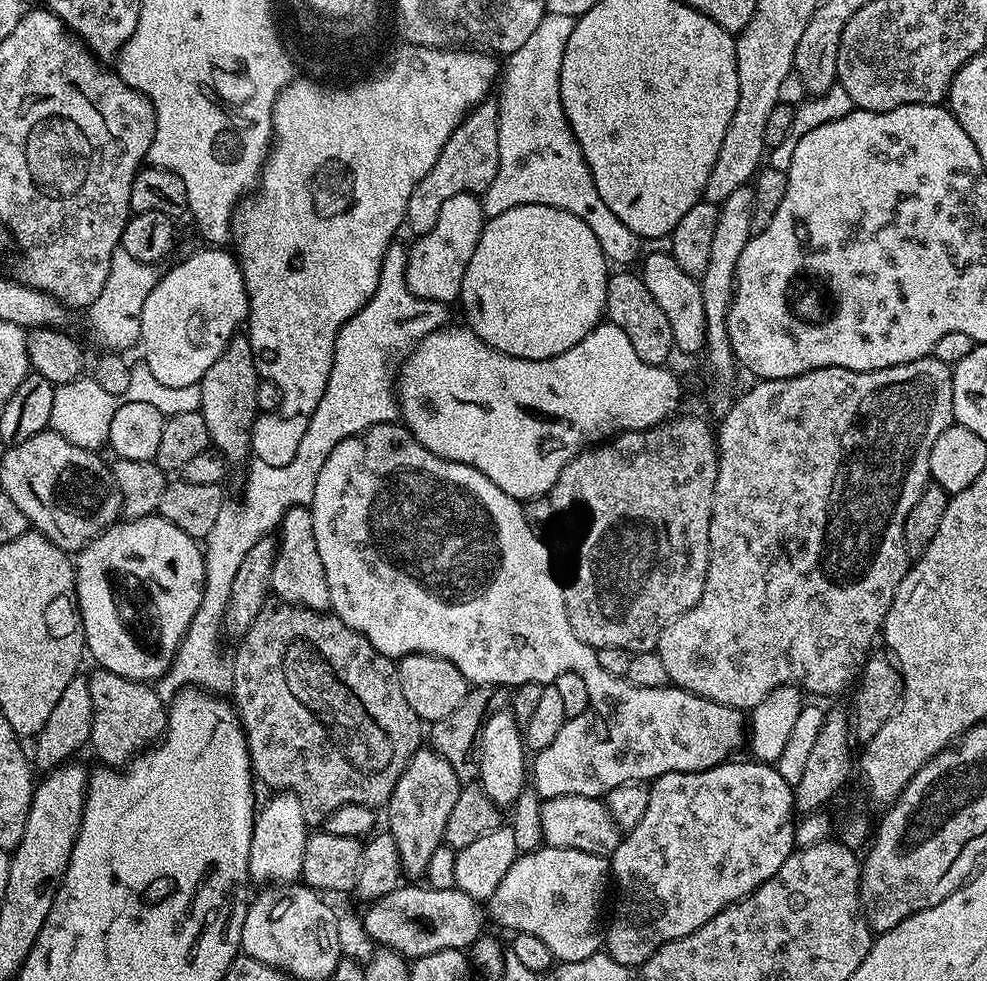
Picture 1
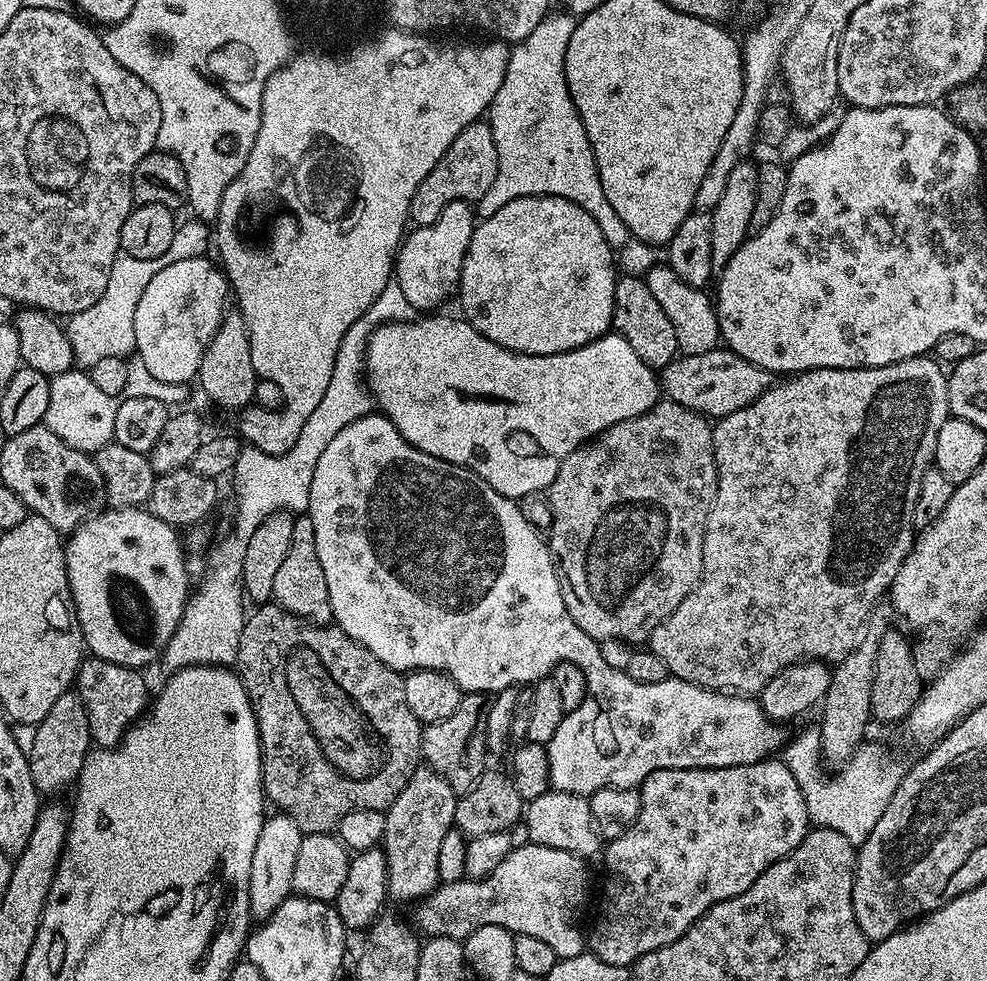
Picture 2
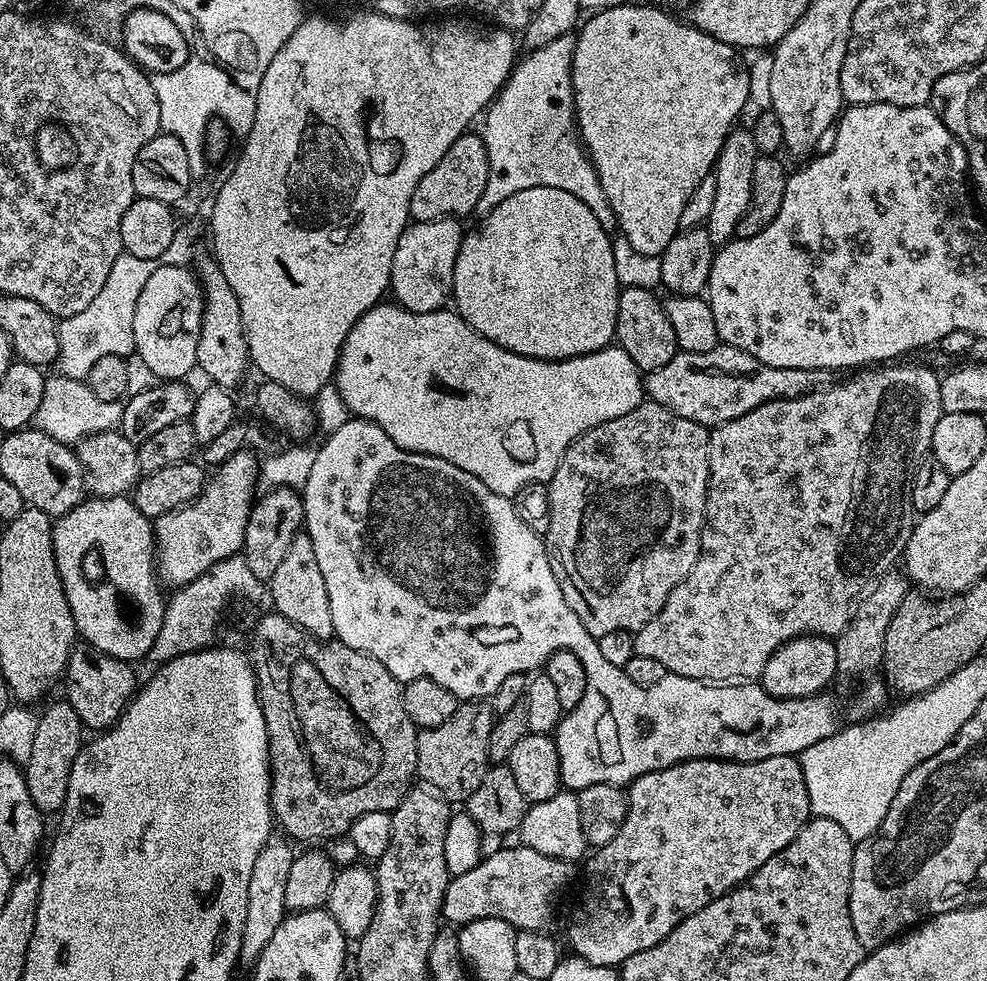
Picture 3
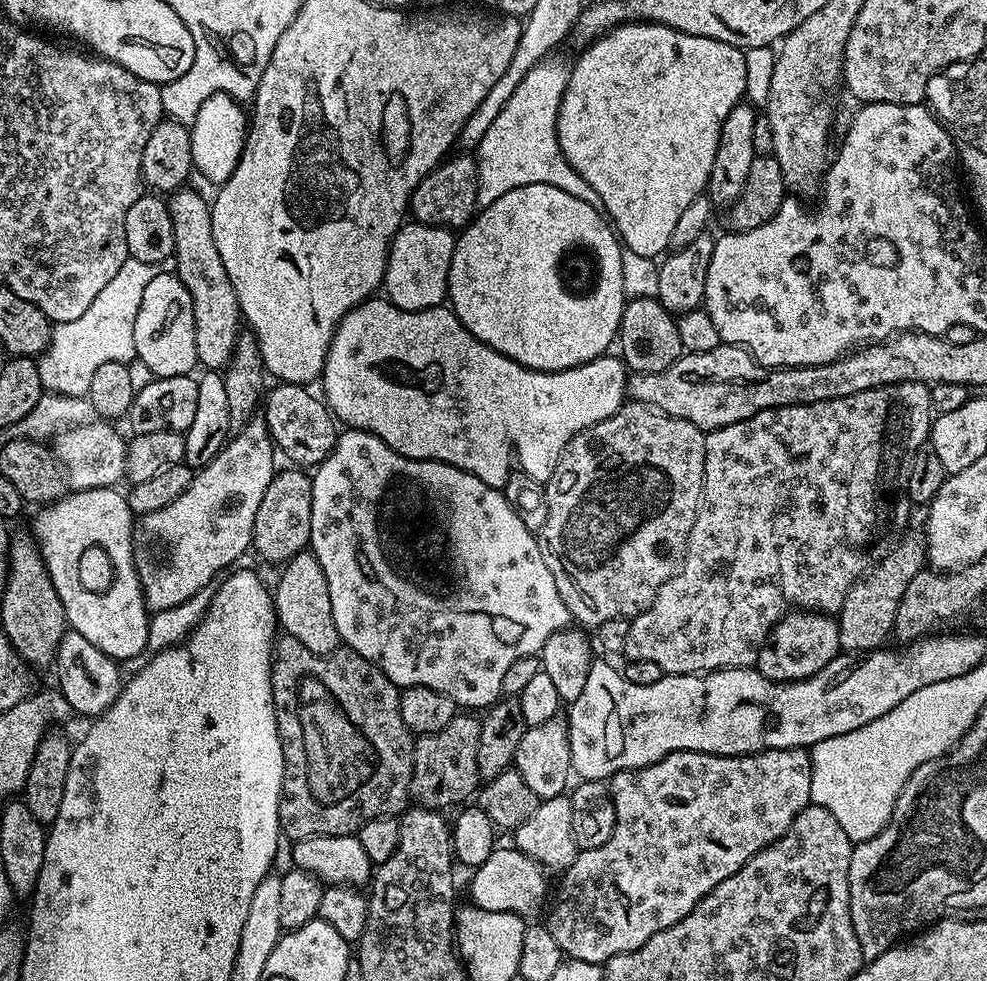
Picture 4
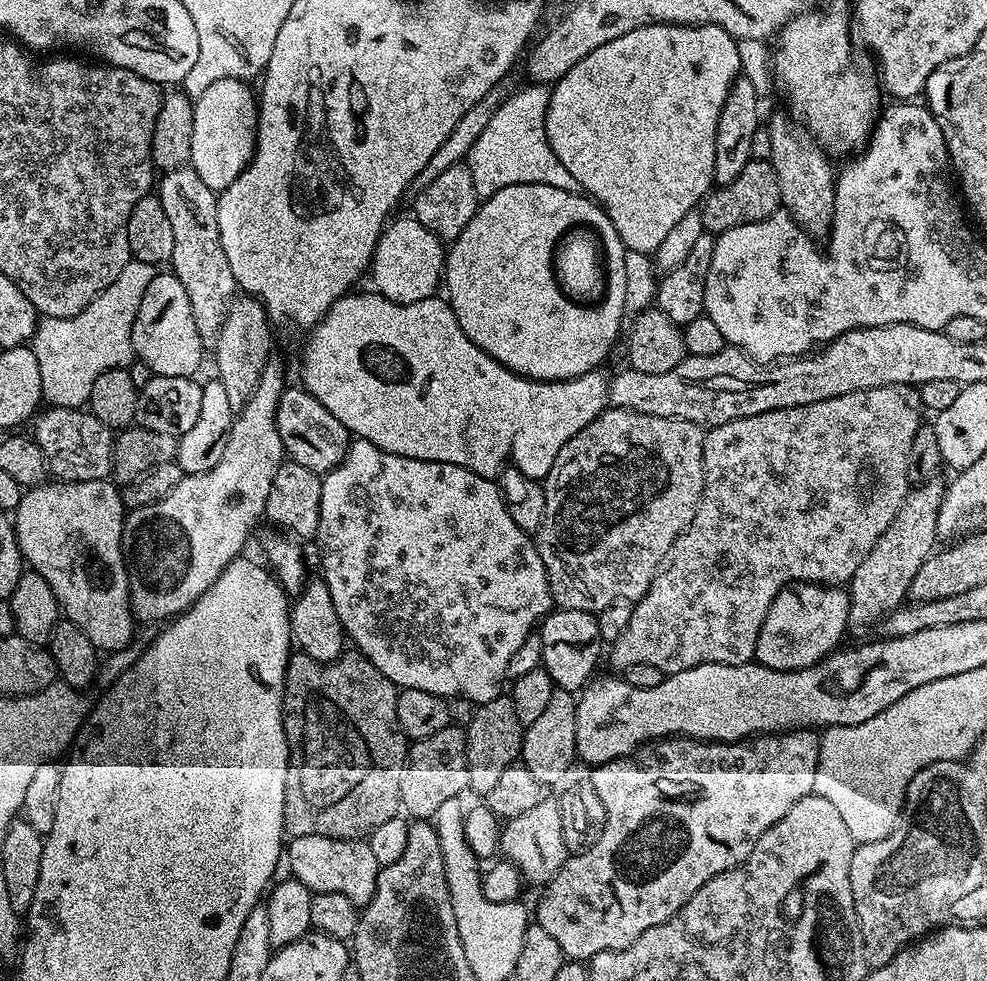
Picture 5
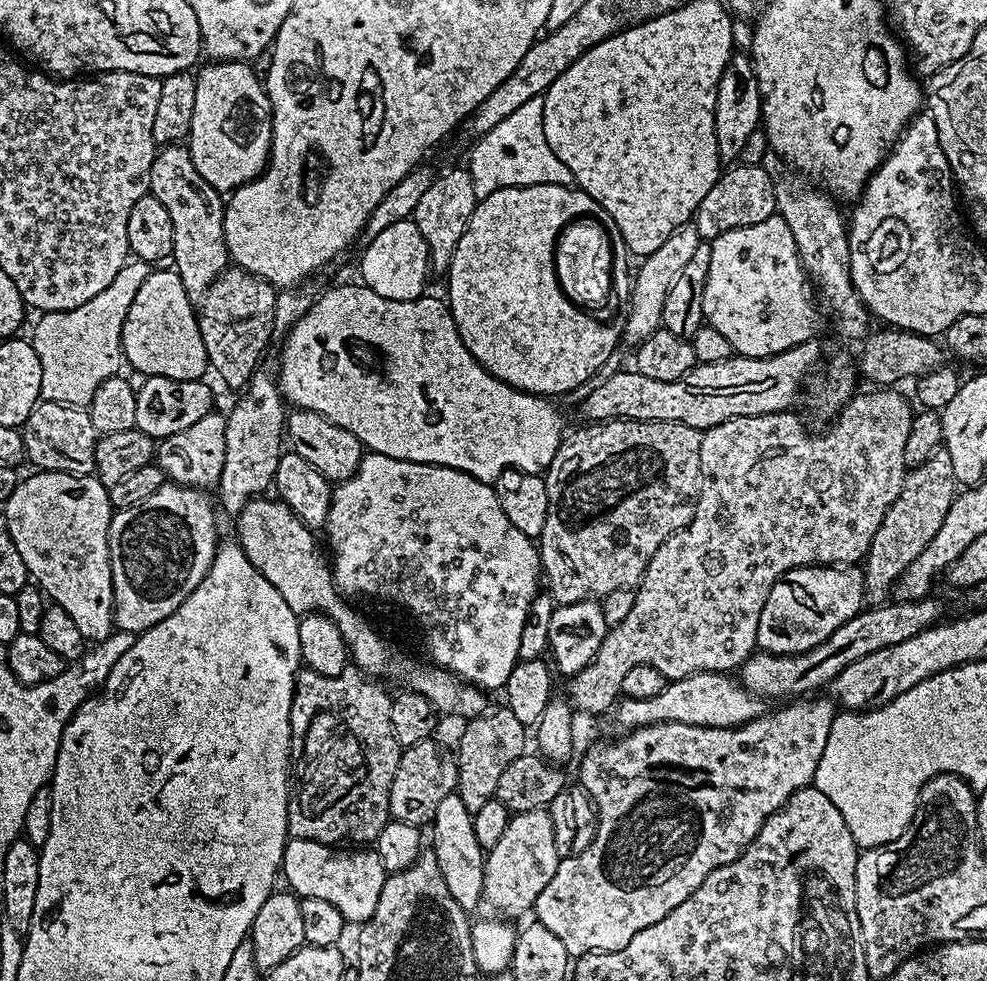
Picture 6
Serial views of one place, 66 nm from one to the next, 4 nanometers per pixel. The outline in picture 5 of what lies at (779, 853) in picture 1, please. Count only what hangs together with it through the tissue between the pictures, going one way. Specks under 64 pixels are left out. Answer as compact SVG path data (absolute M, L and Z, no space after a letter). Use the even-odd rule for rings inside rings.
M798 728L790 732L735 740L732 744L687 738L665 738L653 743L647 750L637 751L634 758L611 760L605 764L595 765L591 769L590 786L598 794L598 798L602 798L602 806L606 809L606 824L603 826L598 842L588 851L569 855L558 874L545 885L543 889L545 892L538 902L536 912L534 908L535 921L558 942L565 957L574 962L586 962L599 953L625 949L652 926L668 921L710 878L716 877L718 873L724 873L727 868L737 868L739 864L743 864L754 850L754 846L758 846L758 838L762 838L762 834L766 834L766 830L770 830L774 822L783 818L786 810L794 806L794 802L813 795L816 791L814 778L818 770L819 757L820 736L807 728Z

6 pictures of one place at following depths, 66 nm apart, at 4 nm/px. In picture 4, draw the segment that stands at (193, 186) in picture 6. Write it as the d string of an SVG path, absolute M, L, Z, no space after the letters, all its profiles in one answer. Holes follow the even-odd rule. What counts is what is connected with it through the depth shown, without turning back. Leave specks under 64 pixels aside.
M192 186L179 188L171 193L166 200L170 210L170 218L174 222L174 261L176 260L175 275L186 286L194 306L194 346L196 358L208 370L224 370L232 360L237 348L237 340L242 333L242 317L238 298L234 294L234 286L230 286L230 274L226 274L226 266L222 266L222 258L218 258L218 245L214 242L214 226L212 225L212 210L209 201L203 200Z

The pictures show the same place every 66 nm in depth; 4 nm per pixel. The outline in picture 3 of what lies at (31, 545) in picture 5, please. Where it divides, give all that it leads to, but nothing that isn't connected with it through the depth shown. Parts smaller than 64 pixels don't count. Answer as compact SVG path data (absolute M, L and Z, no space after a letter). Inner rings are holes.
M101 496L99 498L85 498L74 510L70 510L65 516L59 517L52 526L52 549L54 558L58 566L58 574L62 578L62 590L66 590L66 602L70 602L70 614L74 614L74 622L79 639L96 648L100 652L105 652L108 656L113 656L119 660L138 662L154 646L154 638L158 638L158 630L162 630L164 621L164 610L166 607L166 596L162 591L162 585L158 579L156 570L156 538L154 535L154 524L149 517L144 516L132 504L128 496Z

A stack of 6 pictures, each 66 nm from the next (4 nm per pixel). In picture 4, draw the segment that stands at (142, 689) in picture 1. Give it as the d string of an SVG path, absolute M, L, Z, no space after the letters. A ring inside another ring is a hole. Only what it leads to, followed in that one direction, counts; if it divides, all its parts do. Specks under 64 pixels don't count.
M71 630L62 634L62 642L58 642L56 651L55 668L56 676L60 679L58 690L66 698L66 702L77 717L101 716L118 698L122 687L121 665L106 654L102 654L102 650L98 650L98 646L92 645L87 638L82 638L82 634Z

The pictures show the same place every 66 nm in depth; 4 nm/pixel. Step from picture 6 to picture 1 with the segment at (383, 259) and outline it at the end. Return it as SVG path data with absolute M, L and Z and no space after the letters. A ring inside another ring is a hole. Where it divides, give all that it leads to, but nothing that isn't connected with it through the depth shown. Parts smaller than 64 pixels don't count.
M463 192L442 202L434 230L419 233L415 237L416 241L408 248L406 282L410 290L418 298L436 300L445 306L451 305L451 300L452 303L459 301L462 278L466 274L466 266L470 266L470 254L474 254L474 246L478 246L478 238L485 223L486 217L479 195Z

